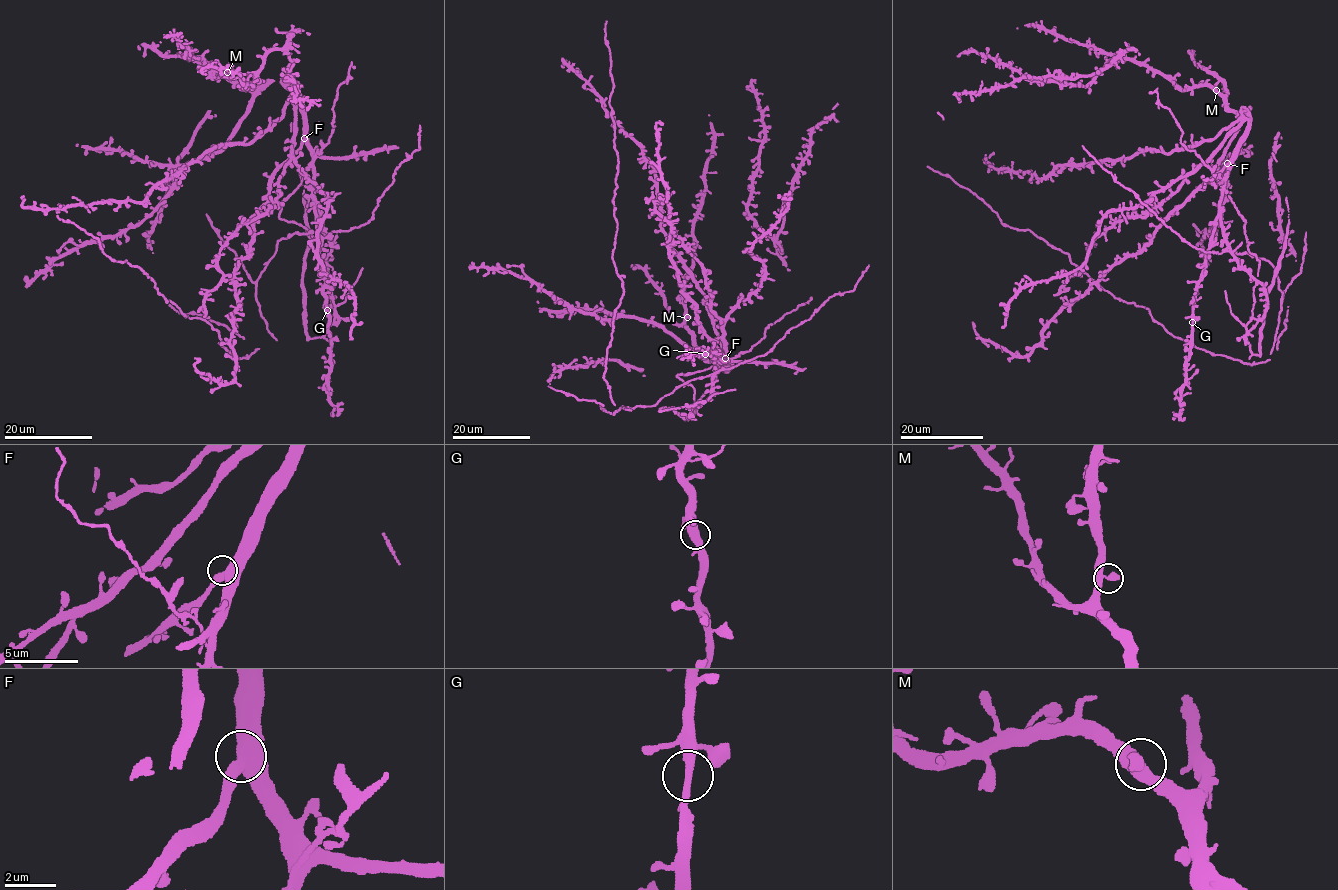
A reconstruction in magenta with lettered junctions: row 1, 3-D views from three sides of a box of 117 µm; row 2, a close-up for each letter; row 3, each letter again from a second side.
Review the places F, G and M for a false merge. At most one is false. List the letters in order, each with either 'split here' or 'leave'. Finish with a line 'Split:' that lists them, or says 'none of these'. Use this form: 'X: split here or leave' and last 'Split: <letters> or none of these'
F: leave
G: leave
M: leave
Split: none of these

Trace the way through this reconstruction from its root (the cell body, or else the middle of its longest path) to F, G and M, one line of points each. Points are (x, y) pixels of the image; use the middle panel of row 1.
F: (716, 367), (721, 360), (728, 361), (725, 358)
G: (716, 367), (719, 358), (709, 355), (711, 351), (706, 353)
M: (716, 367), (721, 360), (729, 360), (726, 371), (705, 357), (685, 322), (687, 317)

